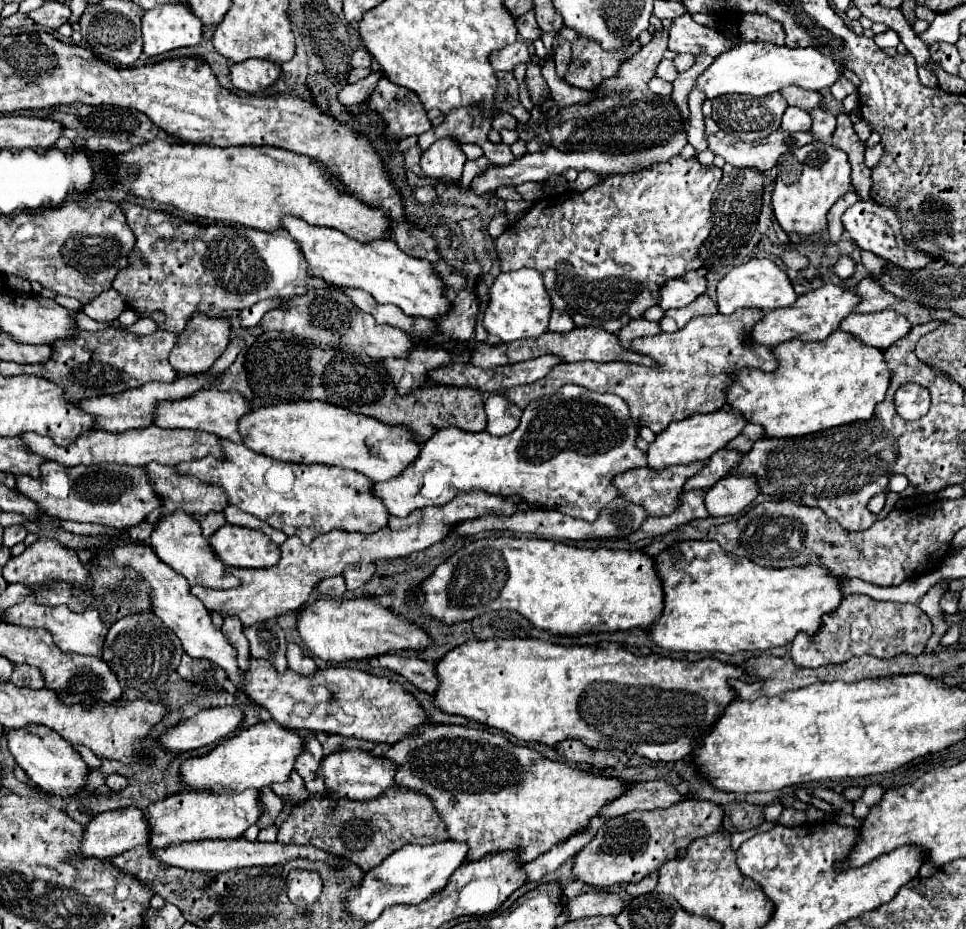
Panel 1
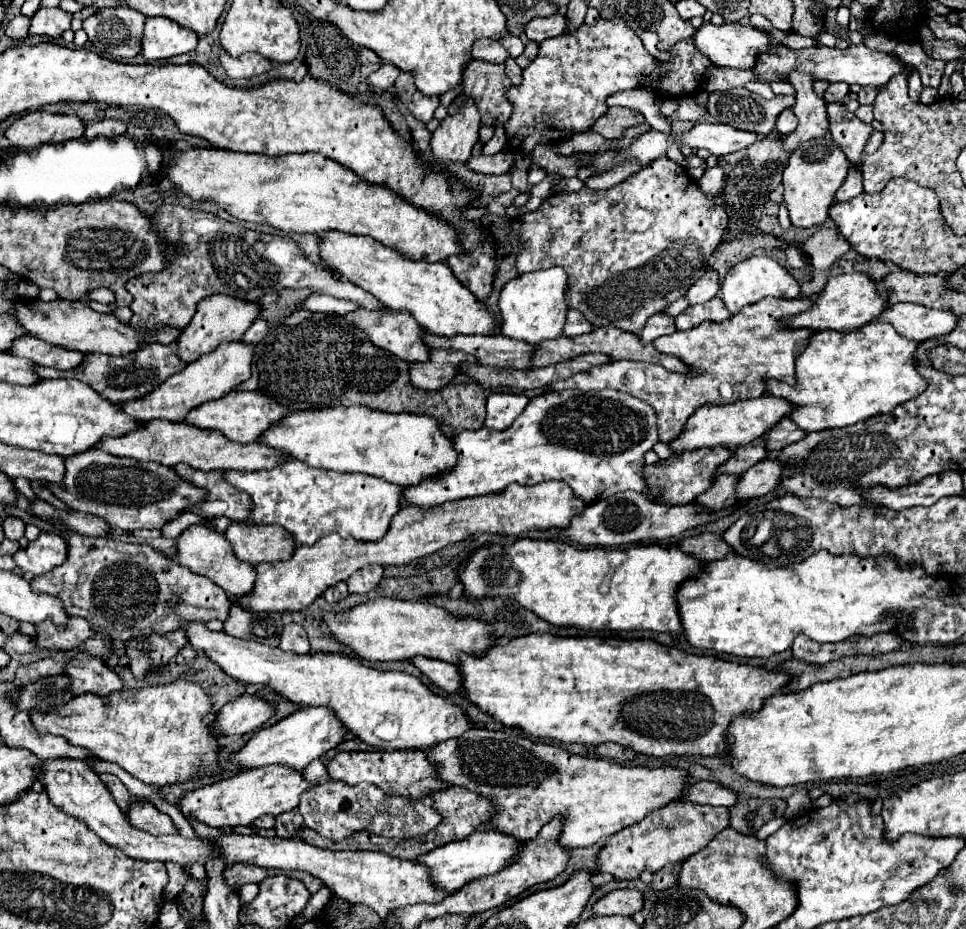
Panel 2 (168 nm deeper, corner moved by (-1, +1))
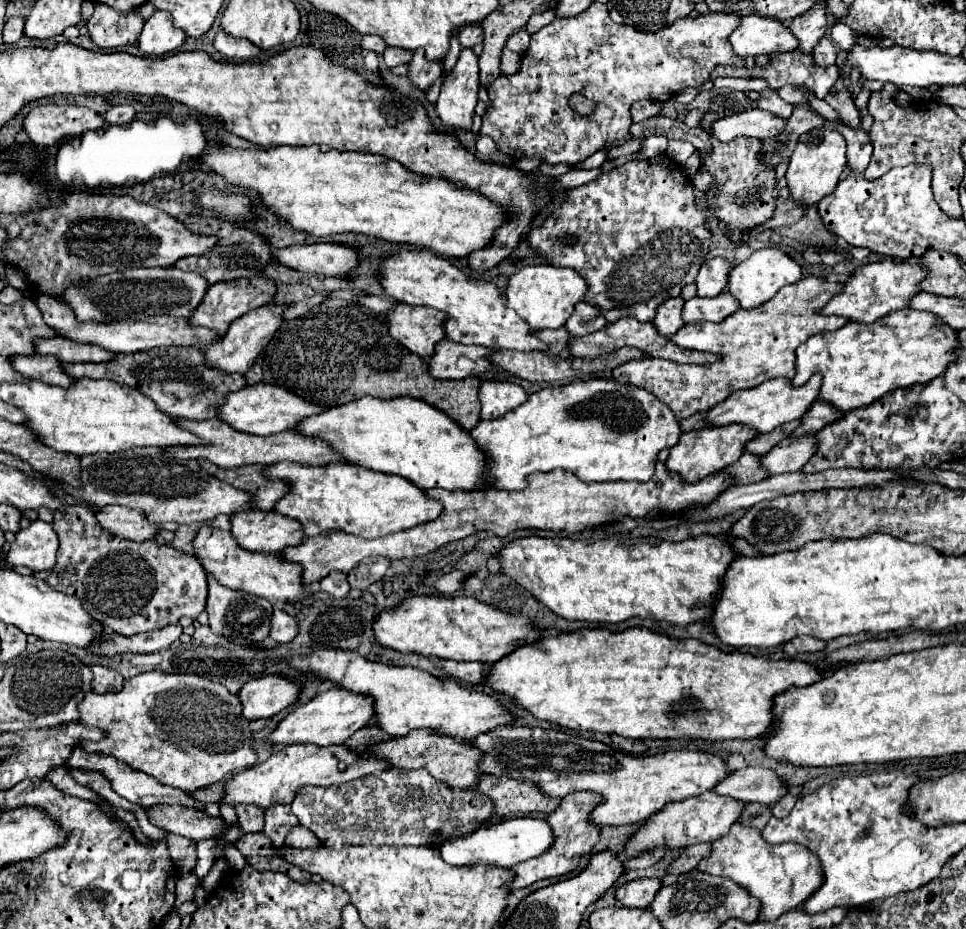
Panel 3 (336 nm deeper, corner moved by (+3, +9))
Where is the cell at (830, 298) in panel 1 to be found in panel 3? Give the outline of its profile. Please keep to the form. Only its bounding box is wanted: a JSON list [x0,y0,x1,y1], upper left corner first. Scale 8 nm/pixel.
[823,258,927,324]

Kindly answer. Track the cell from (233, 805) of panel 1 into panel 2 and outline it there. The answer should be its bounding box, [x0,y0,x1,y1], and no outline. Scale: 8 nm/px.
[179,766,311,828]

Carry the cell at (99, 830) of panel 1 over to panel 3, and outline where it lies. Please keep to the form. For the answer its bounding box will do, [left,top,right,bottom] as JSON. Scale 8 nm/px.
[147,804,229,842]

